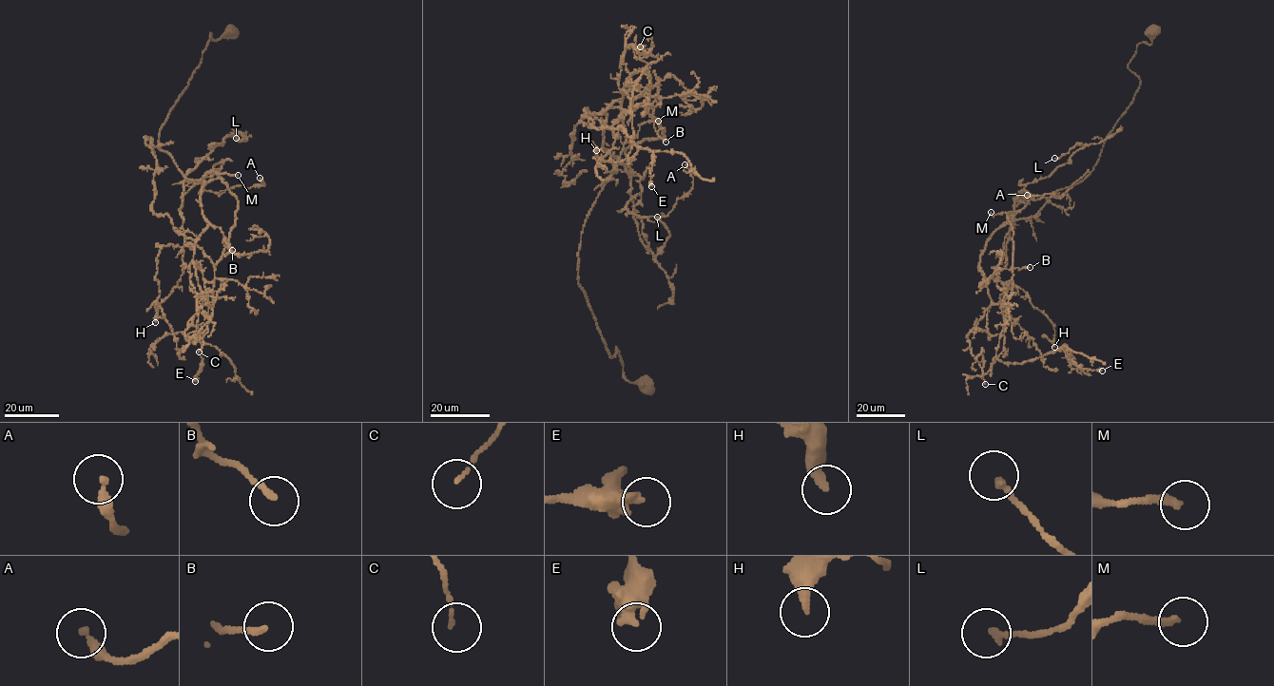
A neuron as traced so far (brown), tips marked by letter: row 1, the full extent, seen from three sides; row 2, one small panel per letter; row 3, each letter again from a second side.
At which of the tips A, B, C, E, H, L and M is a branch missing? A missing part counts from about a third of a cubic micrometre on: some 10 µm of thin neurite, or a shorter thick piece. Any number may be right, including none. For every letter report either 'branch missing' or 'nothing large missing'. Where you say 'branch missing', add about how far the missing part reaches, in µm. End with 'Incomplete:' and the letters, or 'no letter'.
A: nothing large missing
B: nothing large missing
C: nothing large missing
E: nothing large missing
H: nothing large missing
L: nothing large missing
M: nothing large missing
Incomplete: no letter

